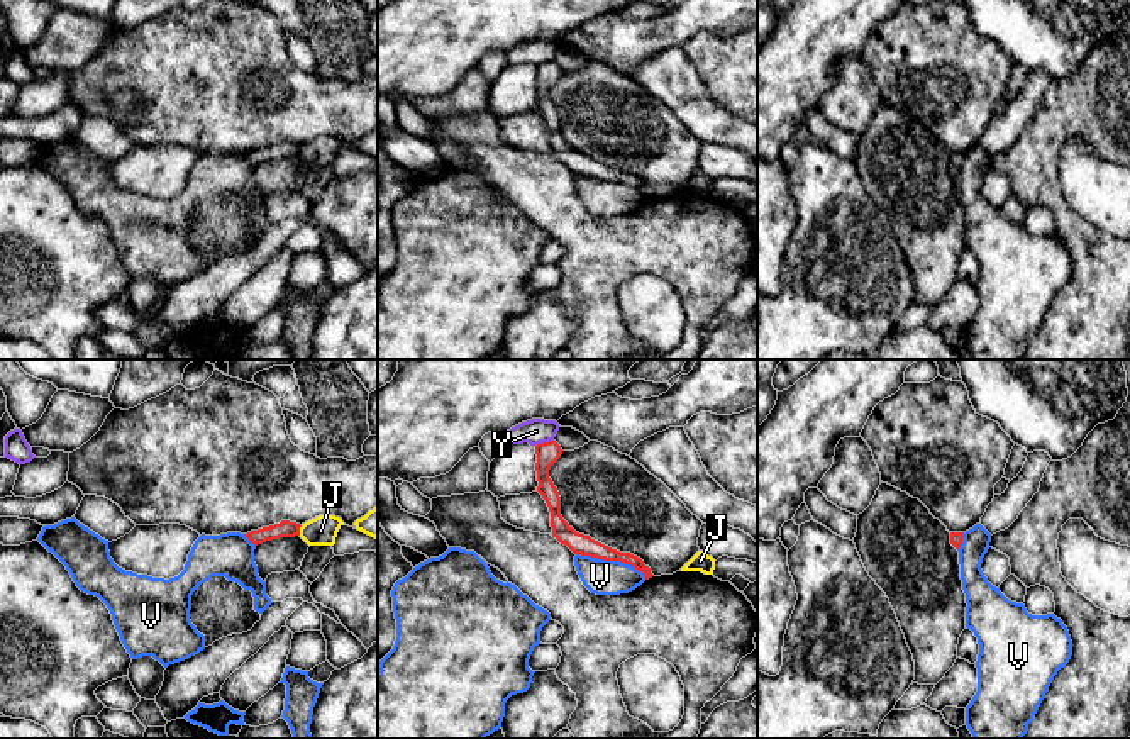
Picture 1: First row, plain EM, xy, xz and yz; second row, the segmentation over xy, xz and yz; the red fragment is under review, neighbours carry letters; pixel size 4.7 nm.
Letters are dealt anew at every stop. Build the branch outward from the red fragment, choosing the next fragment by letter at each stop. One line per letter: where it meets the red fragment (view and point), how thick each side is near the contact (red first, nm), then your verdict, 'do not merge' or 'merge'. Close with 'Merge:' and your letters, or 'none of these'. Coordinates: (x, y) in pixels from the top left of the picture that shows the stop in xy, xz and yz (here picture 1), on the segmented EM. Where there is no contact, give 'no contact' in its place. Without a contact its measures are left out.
J: xy (299, 531) | 80/140 nm | do not merge
V: xz (612, 560) | 100/170 nm | do not merge
Y: xz (544, 443) | 110/120 nm | do not merge
Merge: none of these

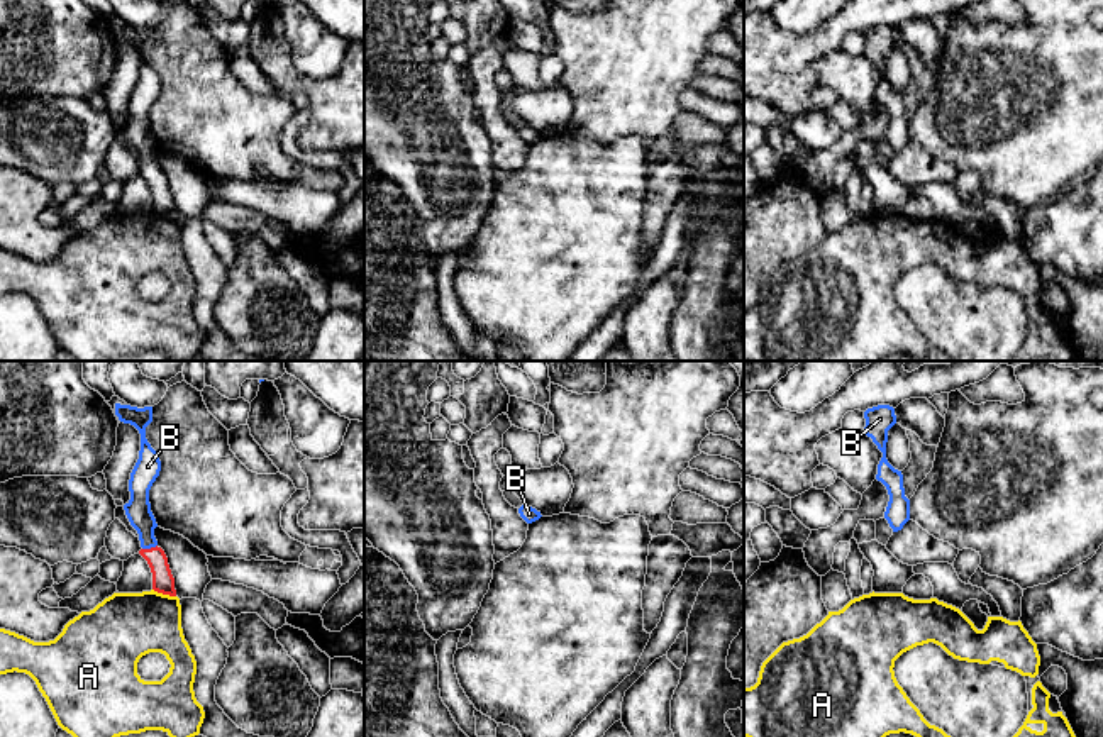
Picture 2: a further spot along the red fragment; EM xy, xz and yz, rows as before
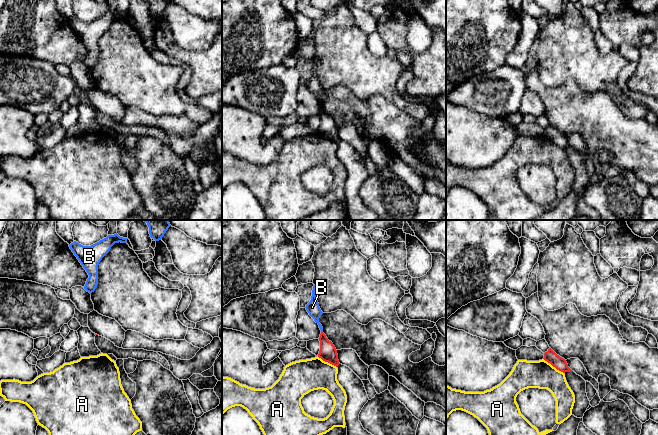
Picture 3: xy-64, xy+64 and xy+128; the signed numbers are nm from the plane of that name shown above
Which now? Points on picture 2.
A: xy (165, 593) | 110/320 nm | do not merge
B: xy (151, 548) | 110/120 nm | merge
Merge: B

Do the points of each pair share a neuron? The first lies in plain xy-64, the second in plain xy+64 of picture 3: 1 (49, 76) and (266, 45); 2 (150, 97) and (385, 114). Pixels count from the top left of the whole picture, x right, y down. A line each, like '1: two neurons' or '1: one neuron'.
1: two neurons
2: two neurons

